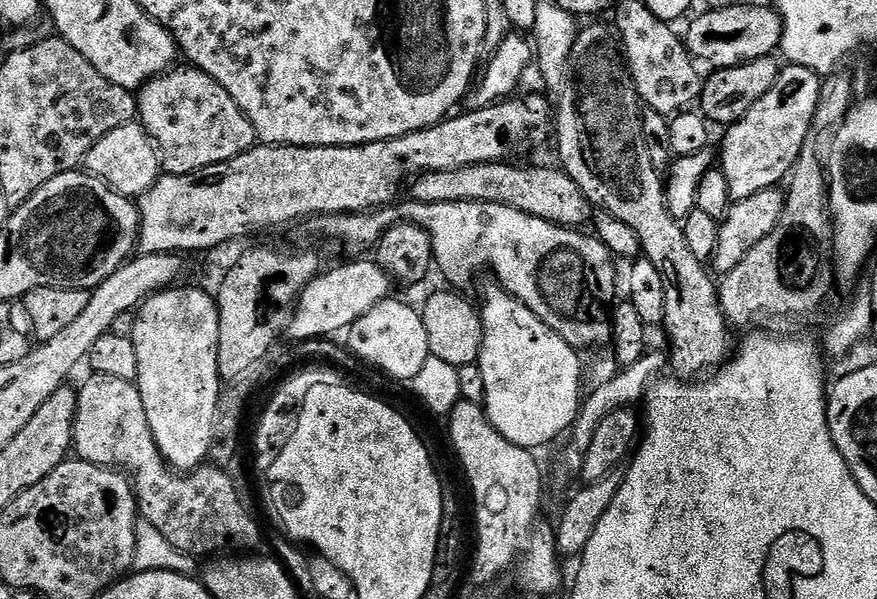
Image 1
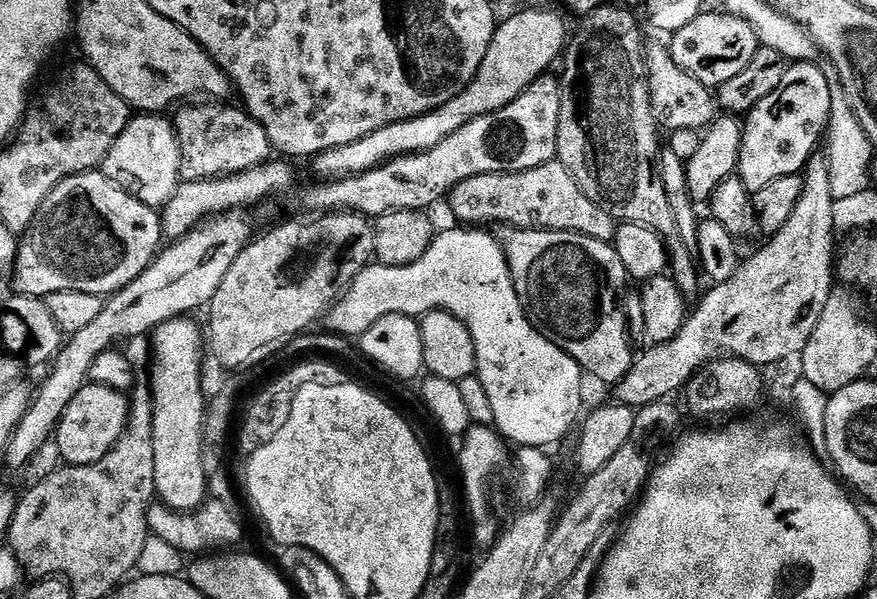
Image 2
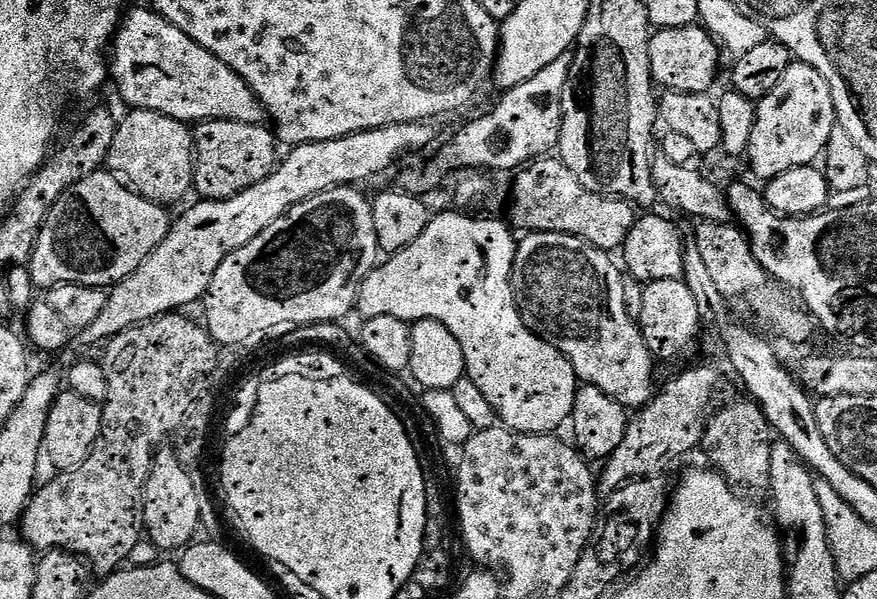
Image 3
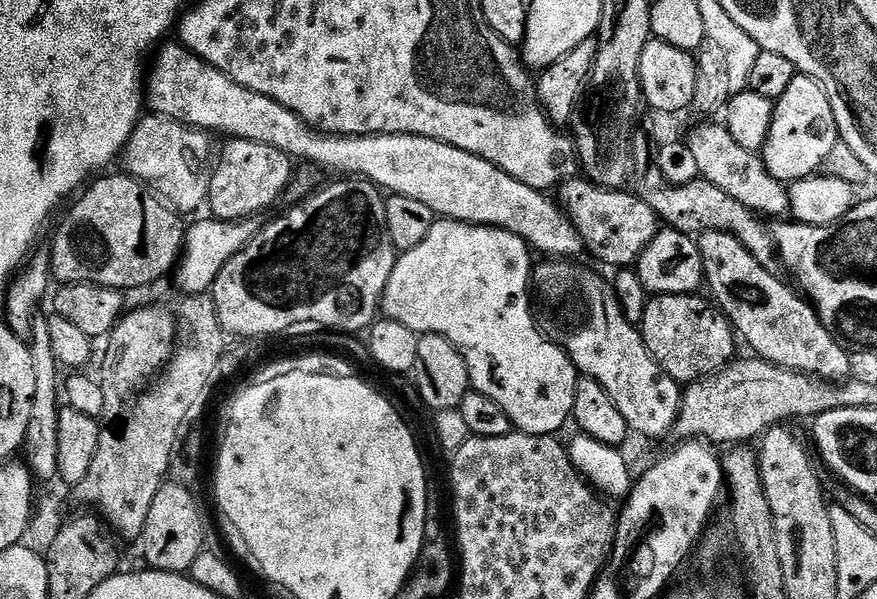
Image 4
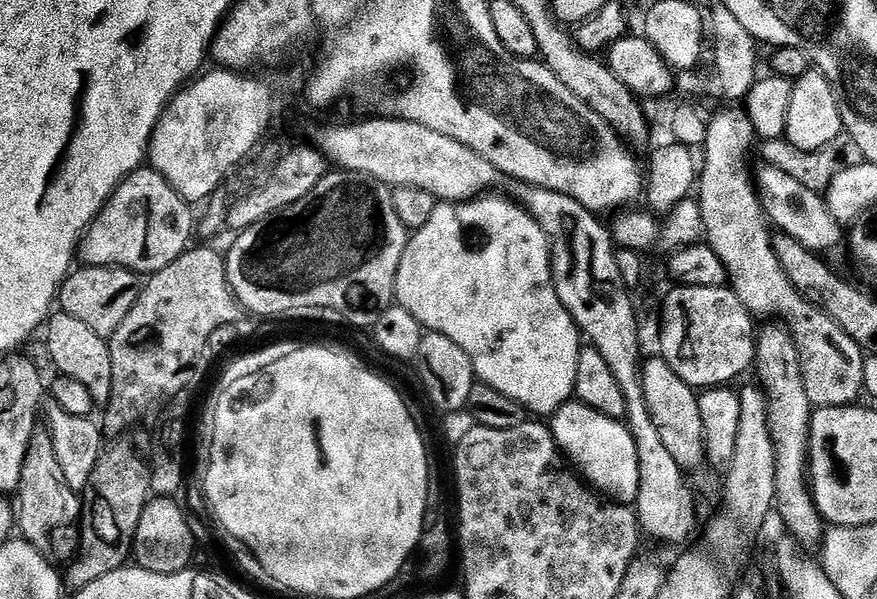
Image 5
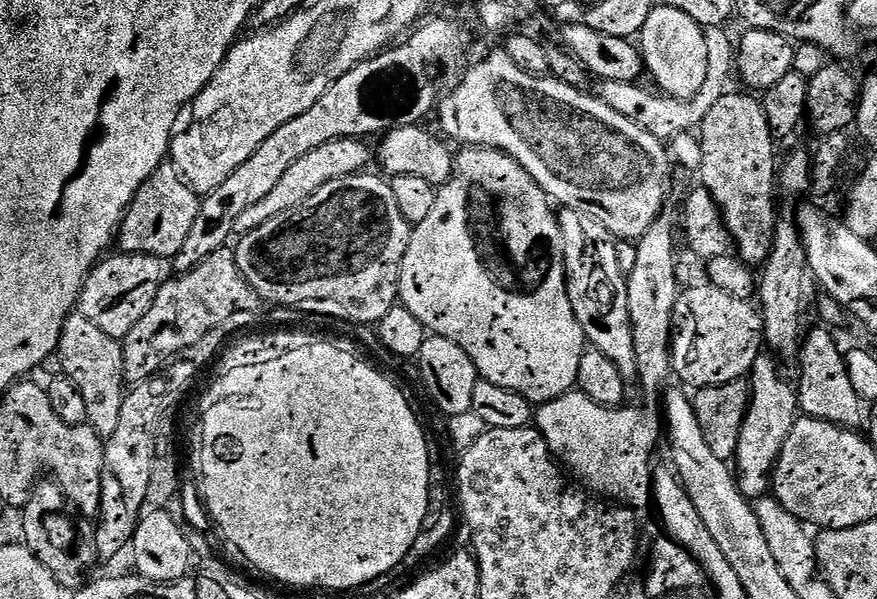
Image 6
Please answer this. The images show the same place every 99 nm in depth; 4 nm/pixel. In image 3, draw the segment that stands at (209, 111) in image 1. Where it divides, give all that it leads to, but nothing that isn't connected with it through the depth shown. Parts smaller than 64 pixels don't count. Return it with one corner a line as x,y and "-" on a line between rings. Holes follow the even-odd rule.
206,120
195,125
192,147
194,192
197,192
197,197
205,200
228,200
242,194
250,186
262,182
270,173
275,172
278,163
278,141
264,124

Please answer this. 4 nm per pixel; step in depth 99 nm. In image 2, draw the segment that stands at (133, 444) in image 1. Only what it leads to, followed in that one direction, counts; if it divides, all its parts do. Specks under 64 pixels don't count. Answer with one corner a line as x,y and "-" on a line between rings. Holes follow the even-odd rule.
88,382
78,390
78,394
74,394
74,398
70,398
54,433
54,445
65,465
81,468
97,464
120,440
130,422
128,400
124,396
123,391

